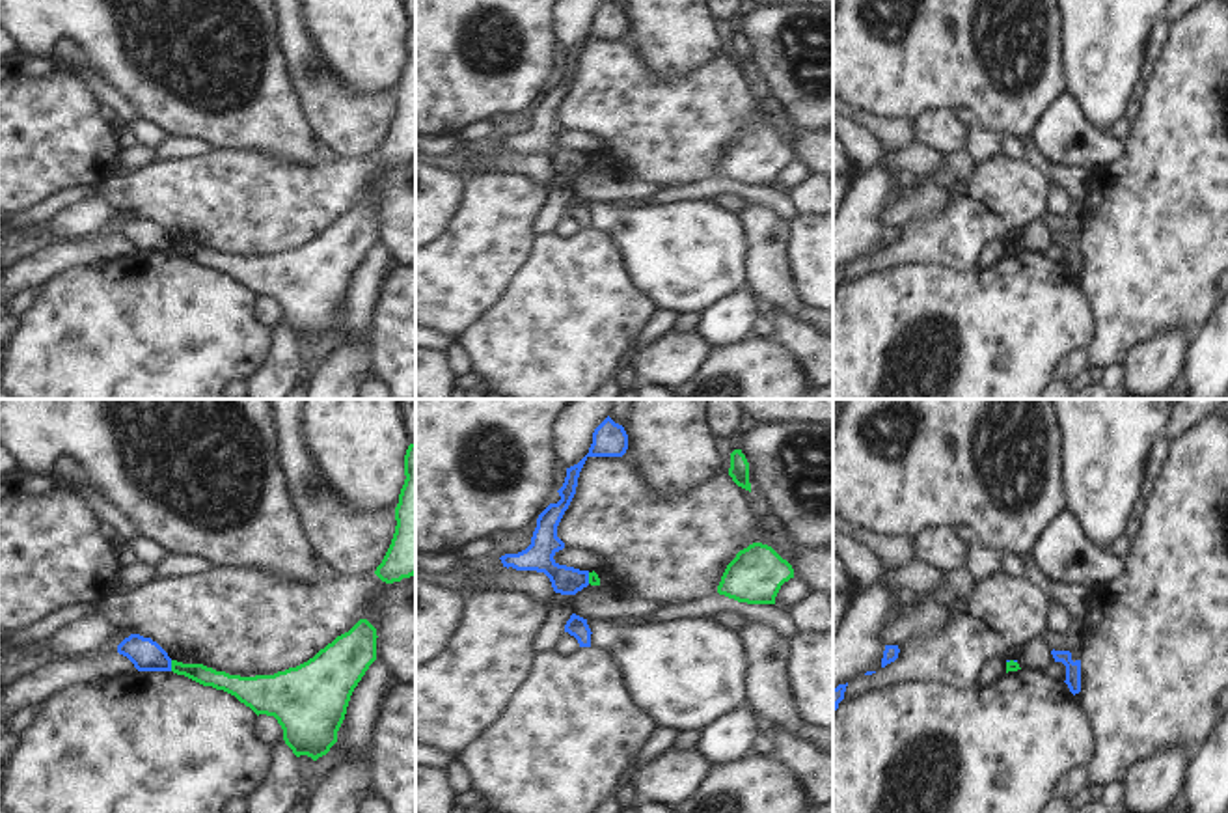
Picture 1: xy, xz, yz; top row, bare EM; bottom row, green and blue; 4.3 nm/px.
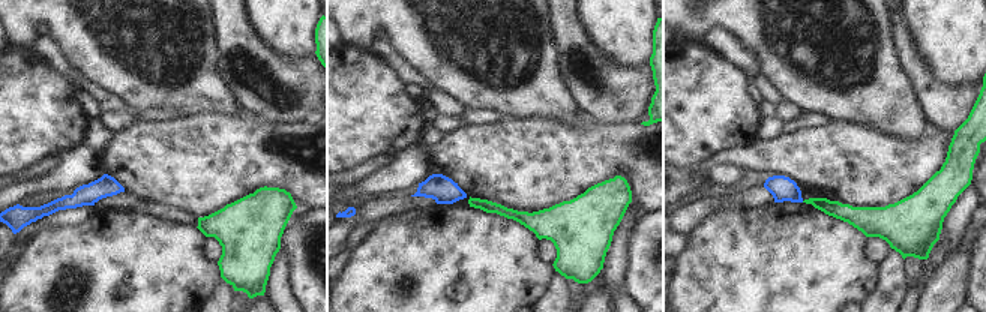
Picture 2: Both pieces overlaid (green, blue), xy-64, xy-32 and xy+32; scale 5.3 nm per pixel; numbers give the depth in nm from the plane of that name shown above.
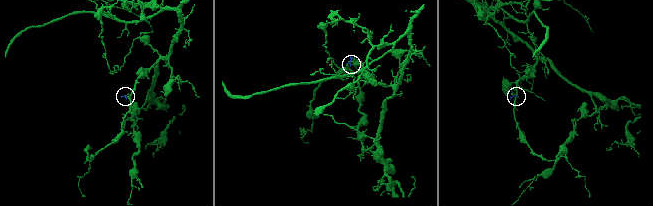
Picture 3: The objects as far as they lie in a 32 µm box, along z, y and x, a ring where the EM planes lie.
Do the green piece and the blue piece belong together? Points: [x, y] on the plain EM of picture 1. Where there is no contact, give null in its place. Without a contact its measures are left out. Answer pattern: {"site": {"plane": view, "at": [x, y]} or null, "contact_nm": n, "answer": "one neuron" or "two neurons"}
{"site": {"plane": "xy", "at": [172, 248]}, "contact_nm": 50, "answer": "two neurons"}

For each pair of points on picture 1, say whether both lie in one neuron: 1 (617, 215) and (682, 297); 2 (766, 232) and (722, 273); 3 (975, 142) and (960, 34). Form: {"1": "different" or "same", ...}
{"1": "same", "2": "different", "3": "different"}

